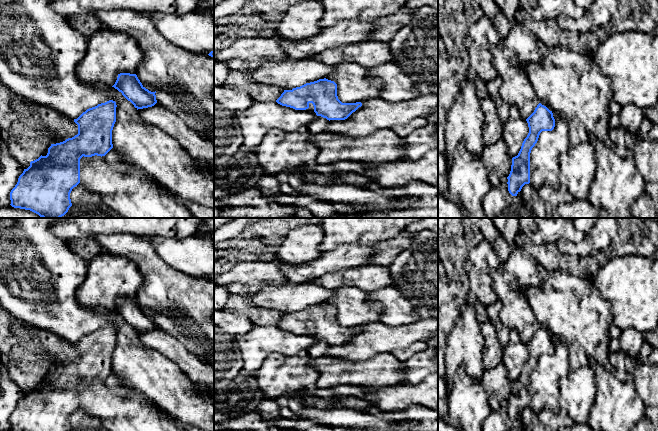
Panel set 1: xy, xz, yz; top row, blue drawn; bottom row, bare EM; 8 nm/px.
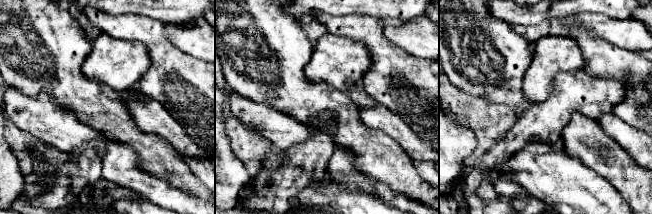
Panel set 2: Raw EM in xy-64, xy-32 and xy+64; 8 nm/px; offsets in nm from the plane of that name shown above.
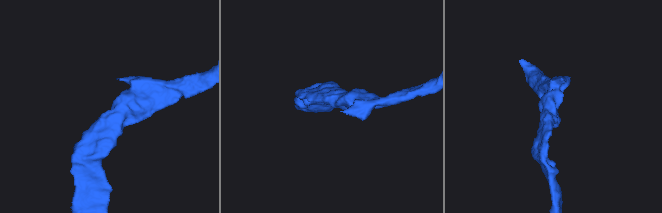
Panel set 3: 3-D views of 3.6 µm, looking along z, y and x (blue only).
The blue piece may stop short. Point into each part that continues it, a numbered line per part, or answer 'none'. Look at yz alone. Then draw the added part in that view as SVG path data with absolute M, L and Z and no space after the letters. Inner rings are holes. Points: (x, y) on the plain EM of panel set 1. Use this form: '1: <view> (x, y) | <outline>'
none

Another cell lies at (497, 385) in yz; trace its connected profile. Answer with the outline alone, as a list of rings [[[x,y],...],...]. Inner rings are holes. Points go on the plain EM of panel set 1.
[[[503,362],[485,370],[481,381],[492,410],[497,410],[503,402],[507,402],[511,395],[512,381],[507,377],[507,369]]]

